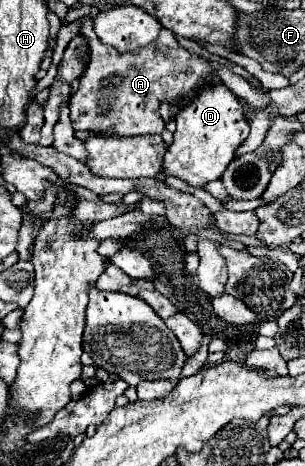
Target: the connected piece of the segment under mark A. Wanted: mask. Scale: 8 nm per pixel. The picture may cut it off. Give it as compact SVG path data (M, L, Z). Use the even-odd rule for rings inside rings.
M91 18L82 20L80 34L88 38L92 59L86 73L80 79L78 91L70 99L70 117L76 127L84 129L100 127L98 131L102 133L114 131L116 135L162 133L164 121L158 115L160 103L162 101L174 103L182 95L192 93L198 85L204 85L206 81L216 77L208 61L180 47L172 31L166 29L160 31L154 43L148 43L146 47L128 53L118 53L114 47L100 43L93 31ZM96 115L112 115L114 121L108 116L104 123L104 117L100 117L98 121Z

